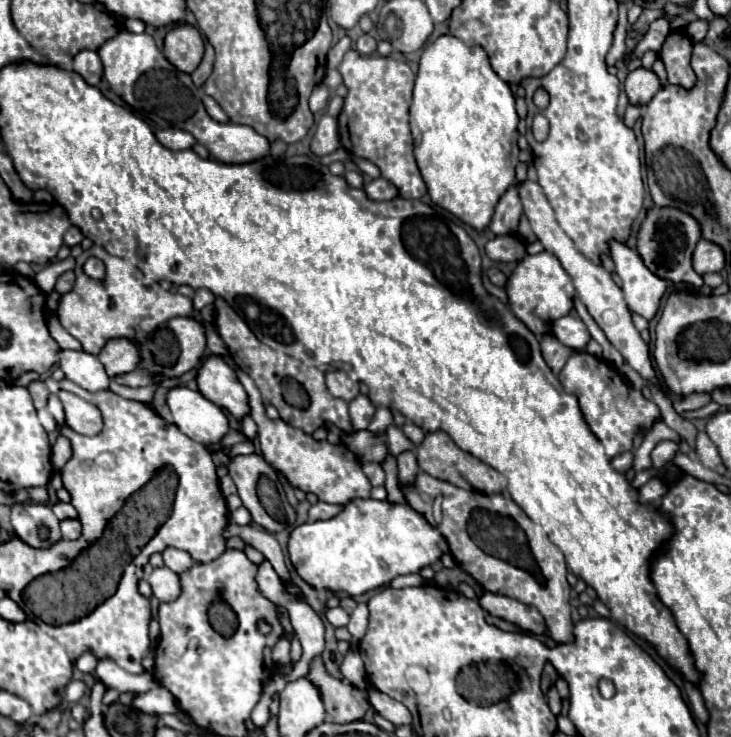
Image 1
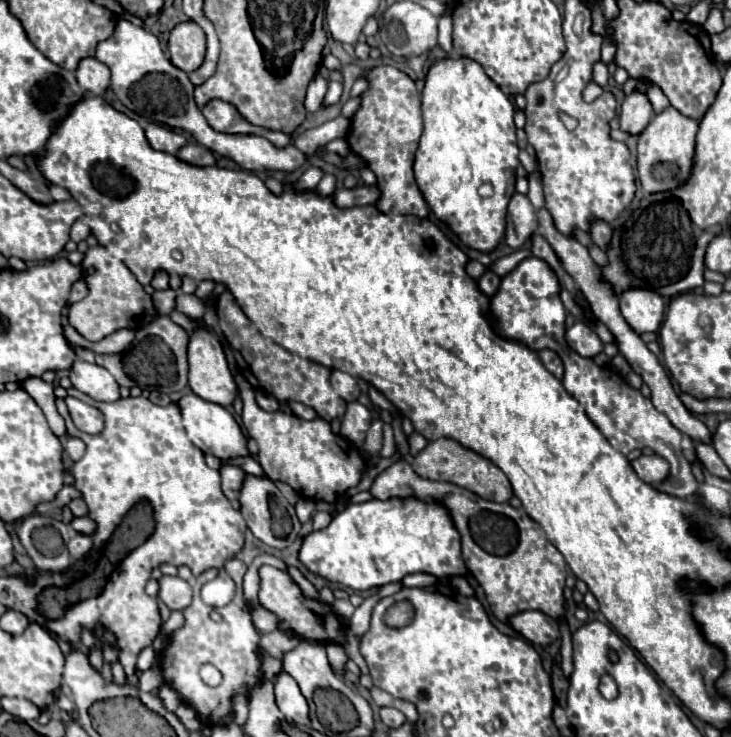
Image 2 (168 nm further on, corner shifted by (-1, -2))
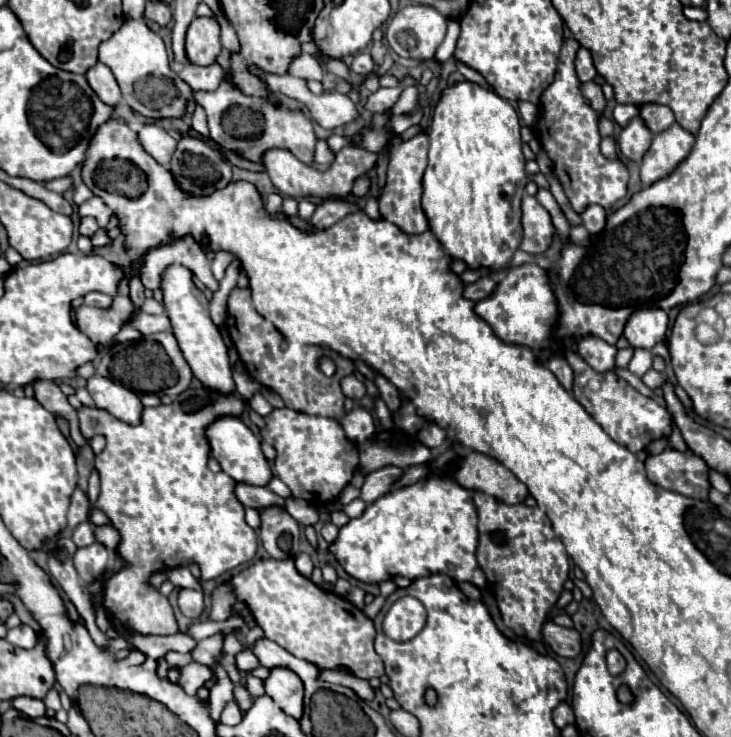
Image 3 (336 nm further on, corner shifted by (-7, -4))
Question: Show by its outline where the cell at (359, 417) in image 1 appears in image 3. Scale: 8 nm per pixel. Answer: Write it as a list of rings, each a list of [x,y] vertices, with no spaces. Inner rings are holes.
[[[357,406],[349,414],[345,414],[345,418],[341,420],[341,426],[343,426],[347,438],[353,440],[353,442],[357,442],[357,444],[363,444],[365,440],[373,438],[373,434],[375,434],[375,422],[373,422],[373,418],[361,406]]]

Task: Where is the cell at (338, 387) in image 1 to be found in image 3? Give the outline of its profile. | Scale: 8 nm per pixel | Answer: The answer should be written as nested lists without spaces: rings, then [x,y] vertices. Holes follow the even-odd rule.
[[[351,374],[351,376],[345,376],[345,378],[341,380],[341,390],[343,390],[343,394],[345,394],[347,398],[351,398],[351,400],[355,400],[355,402],[359,402],[359,400],[365,396],[365,386],[363,386],[363,382],[359,382],[353,374]]]

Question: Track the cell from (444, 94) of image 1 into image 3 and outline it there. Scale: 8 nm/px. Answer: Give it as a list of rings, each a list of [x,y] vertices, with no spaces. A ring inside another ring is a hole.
[[[467,80],[445,88],[433,110],[429,128],[429,164],[423,176],[421,206],[429,220],[429,228],[443,244],[447,254],[465,260],[469,268],[505,268],[523,238],[521,196],[525,192],[527,172],[519,128],[519,114],[505,98]]]

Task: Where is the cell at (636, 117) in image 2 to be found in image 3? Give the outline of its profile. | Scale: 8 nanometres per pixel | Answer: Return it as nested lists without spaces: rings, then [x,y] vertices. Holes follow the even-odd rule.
[[[635,116],[631,118],[631,122],[621,130],[617,142],[619,142],[619,148],[621,148],[621,154],[627,156],[627,158],[633,158],[633,160],[641,160],[641,156],[649,150],[651,146],[651,138],[653,138],[653,132],[647,128],[645,120],[641,116]]]

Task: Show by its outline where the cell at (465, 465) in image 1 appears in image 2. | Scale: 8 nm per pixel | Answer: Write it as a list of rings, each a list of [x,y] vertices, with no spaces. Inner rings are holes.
[[[441,438],[435,442],[429,442],[413,460],[409,460],[415,474],[427,480],[439,480],[439,482],[451,482],[457,484],[465,490],[471,490],[473,494],[485,498],[485,500],[493,500],[493,502],[509,502],[513,496],[511,484],[507,480],[507,476],[487,458],[483,458],[481,454],[457,444],[455,440],[449,438]]]

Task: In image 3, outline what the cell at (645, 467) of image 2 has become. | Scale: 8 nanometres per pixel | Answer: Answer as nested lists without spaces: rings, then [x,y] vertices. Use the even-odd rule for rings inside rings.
[[[667,448],[657,456],[649,456],[645,460],[645,472],[653,484],[657,484],[665,490],[679,492],[689,498],[707,498],[707,492],[711,486],[707,480],[707,464],[699,456],[695,456],[691,450],[677,452],[675,448]]]

